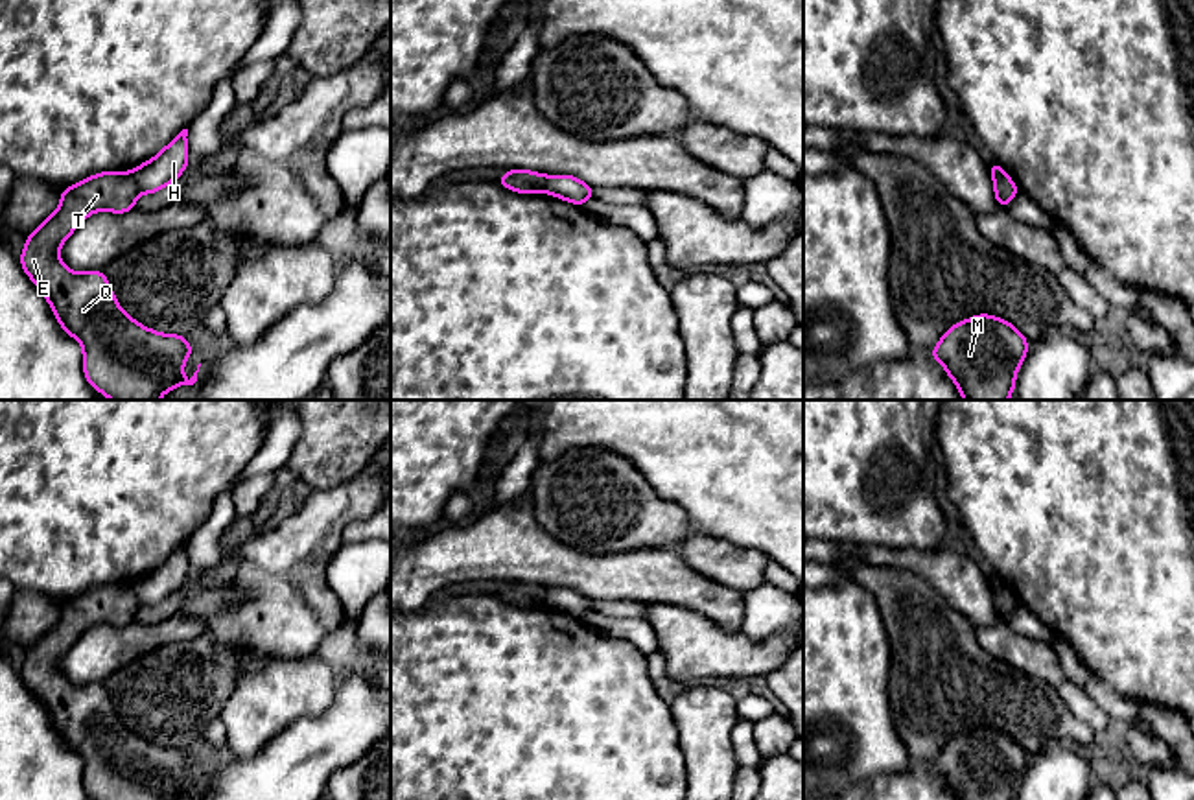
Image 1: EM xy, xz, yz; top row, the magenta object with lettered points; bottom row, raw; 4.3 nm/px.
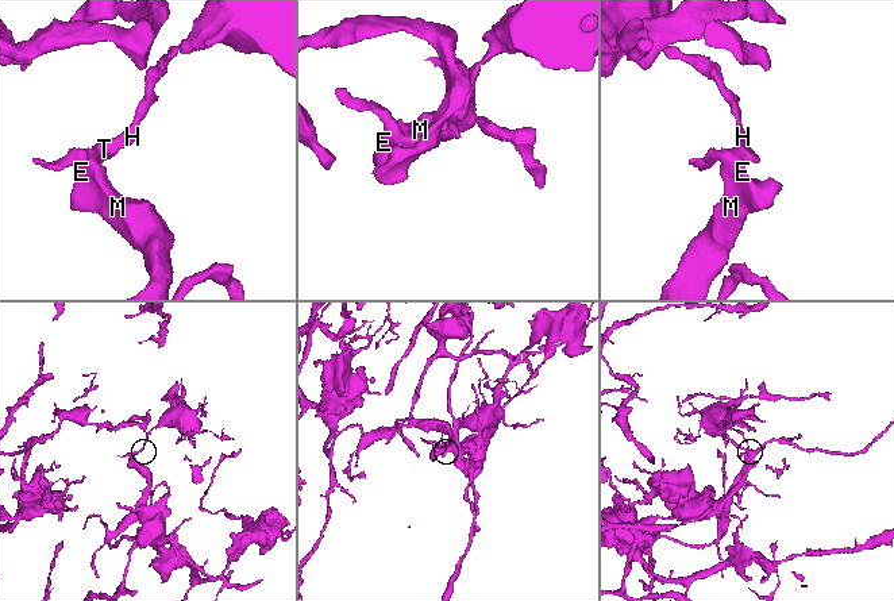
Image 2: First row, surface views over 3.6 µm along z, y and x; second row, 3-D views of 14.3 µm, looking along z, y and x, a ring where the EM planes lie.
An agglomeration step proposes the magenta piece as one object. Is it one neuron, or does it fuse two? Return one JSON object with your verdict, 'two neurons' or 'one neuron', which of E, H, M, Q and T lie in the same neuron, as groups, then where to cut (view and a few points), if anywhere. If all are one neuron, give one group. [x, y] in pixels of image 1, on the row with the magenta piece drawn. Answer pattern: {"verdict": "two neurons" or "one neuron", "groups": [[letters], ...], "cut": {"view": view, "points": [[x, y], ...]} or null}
{"verdict": "two neurons", "groups": [["E", "M", "Q", "T"], ["H"]], "cut": {"view": "xy", "points": [[131, 172], [140, 192]]}}

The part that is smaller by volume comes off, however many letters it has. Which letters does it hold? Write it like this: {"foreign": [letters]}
{"foreign": ["H"]}

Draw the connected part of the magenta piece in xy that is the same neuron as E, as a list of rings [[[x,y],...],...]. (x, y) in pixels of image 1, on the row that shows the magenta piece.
[[[103,171],[63,188],[57,210],[26,238],[20,254],[24,273],[50,302],[61,328],[81,343],[85,378],[111,400],[160,400],[175,387],[193,385],[201,367],[199,363],[193,376],[184,380],[182,365],[193,352],[186,337],[160,334],[136,323],[120,308],[103,271],[76,273],[59,258],[59,247],[85,218],[98,210],[129,212],[138,195],[135,177],[127,171]]]

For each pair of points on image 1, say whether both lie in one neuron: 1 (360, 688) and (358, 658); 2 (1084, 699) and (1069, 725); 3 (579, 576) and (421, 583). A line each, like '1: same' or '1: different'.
1: different
2: different
3: same

